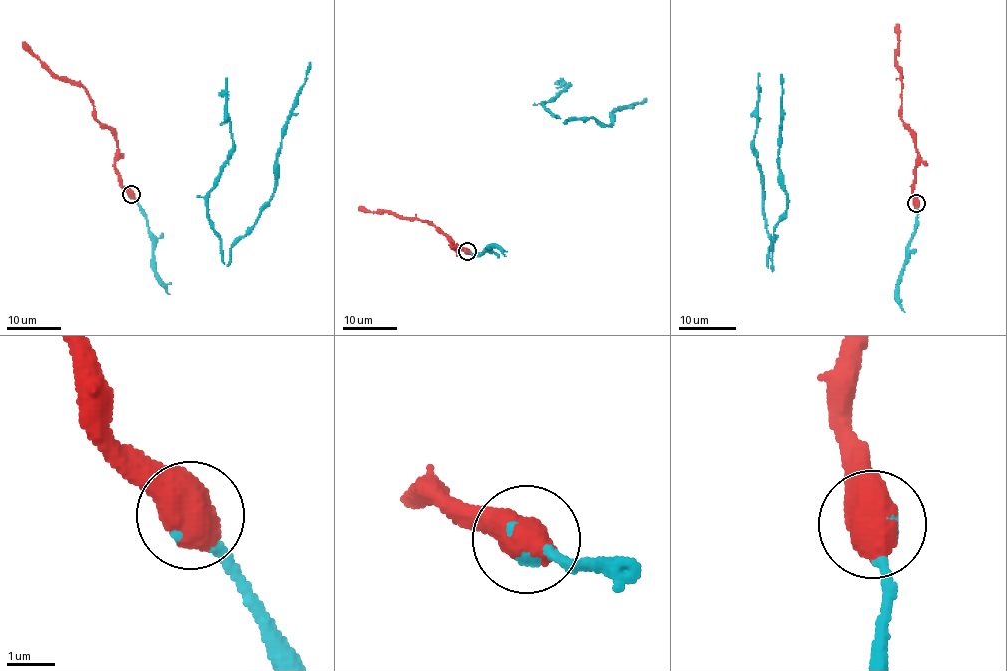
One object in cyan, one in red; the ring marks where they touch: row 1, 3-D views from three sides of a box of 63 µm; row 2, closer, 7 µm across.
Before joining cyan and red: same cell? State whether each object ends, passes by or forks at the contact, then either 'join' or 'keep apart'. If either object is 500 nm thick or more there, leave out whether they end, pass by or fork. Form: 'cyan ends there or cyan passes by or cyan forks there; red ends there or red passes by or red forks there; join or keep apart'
join

